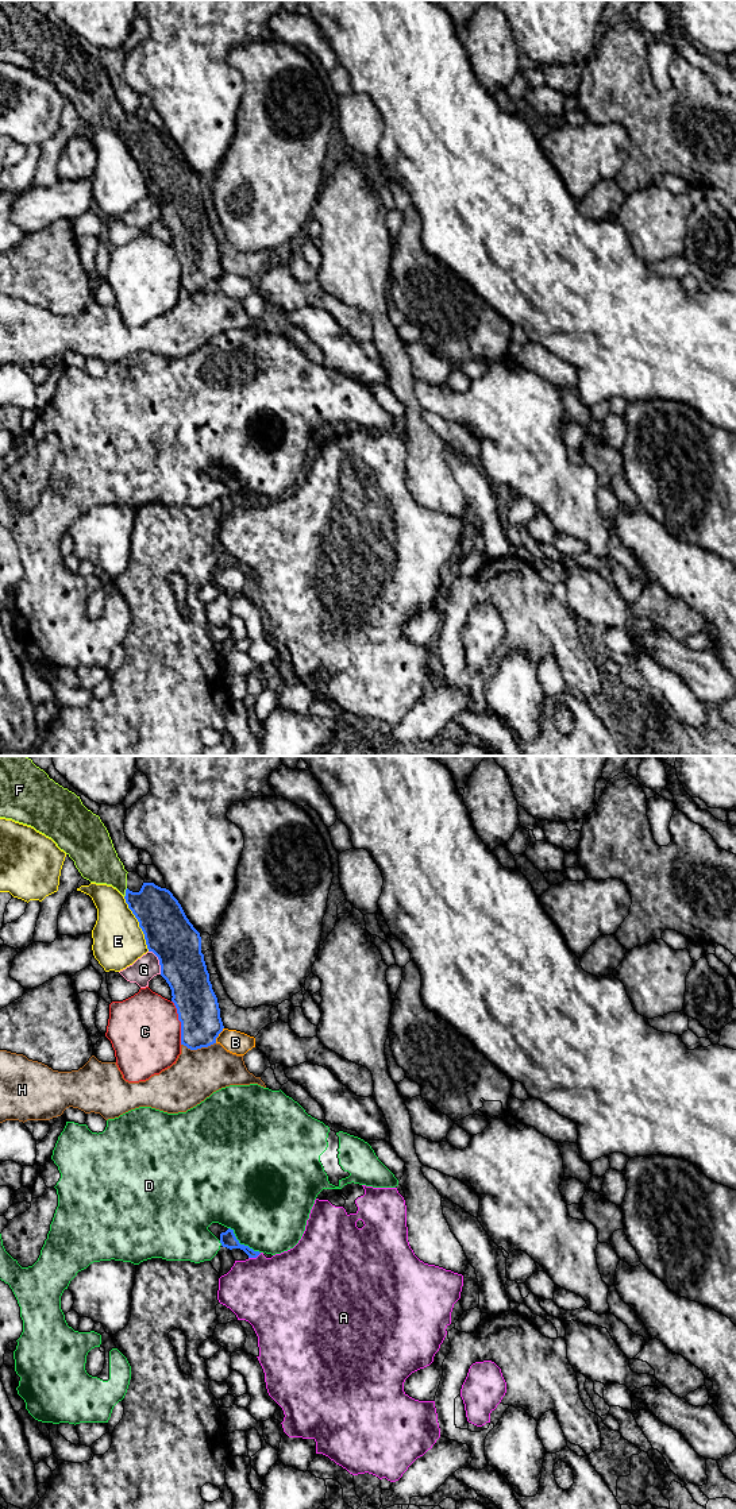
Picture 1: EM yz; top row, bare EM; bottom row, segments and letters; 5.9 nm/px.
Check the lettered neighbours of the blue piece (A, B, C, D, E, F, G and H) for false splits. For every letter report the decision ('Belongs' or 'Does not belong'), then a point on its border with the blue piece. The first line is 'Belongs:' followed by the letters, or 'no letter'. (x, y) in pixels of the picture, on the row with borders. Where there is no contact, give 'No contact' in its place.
Belongs: F
A: Does not belong. Touches blue at yz (254, 1257)
B: Does not belong. Touches blue at yz (218, 1035)
C: Does not belong. Touches blue at yz (180, 1021)
D: Does not belong. Touches blue at yz (242, 1245)
E: Does not belong. Touches blue at yz (139, 923)
F: Belongs. Touches blue at yz (126, 892)
G: Does not belong. Touches blue at yz (160, 961)
H: Does not belong. Touches blue at yz (197, 1048)

